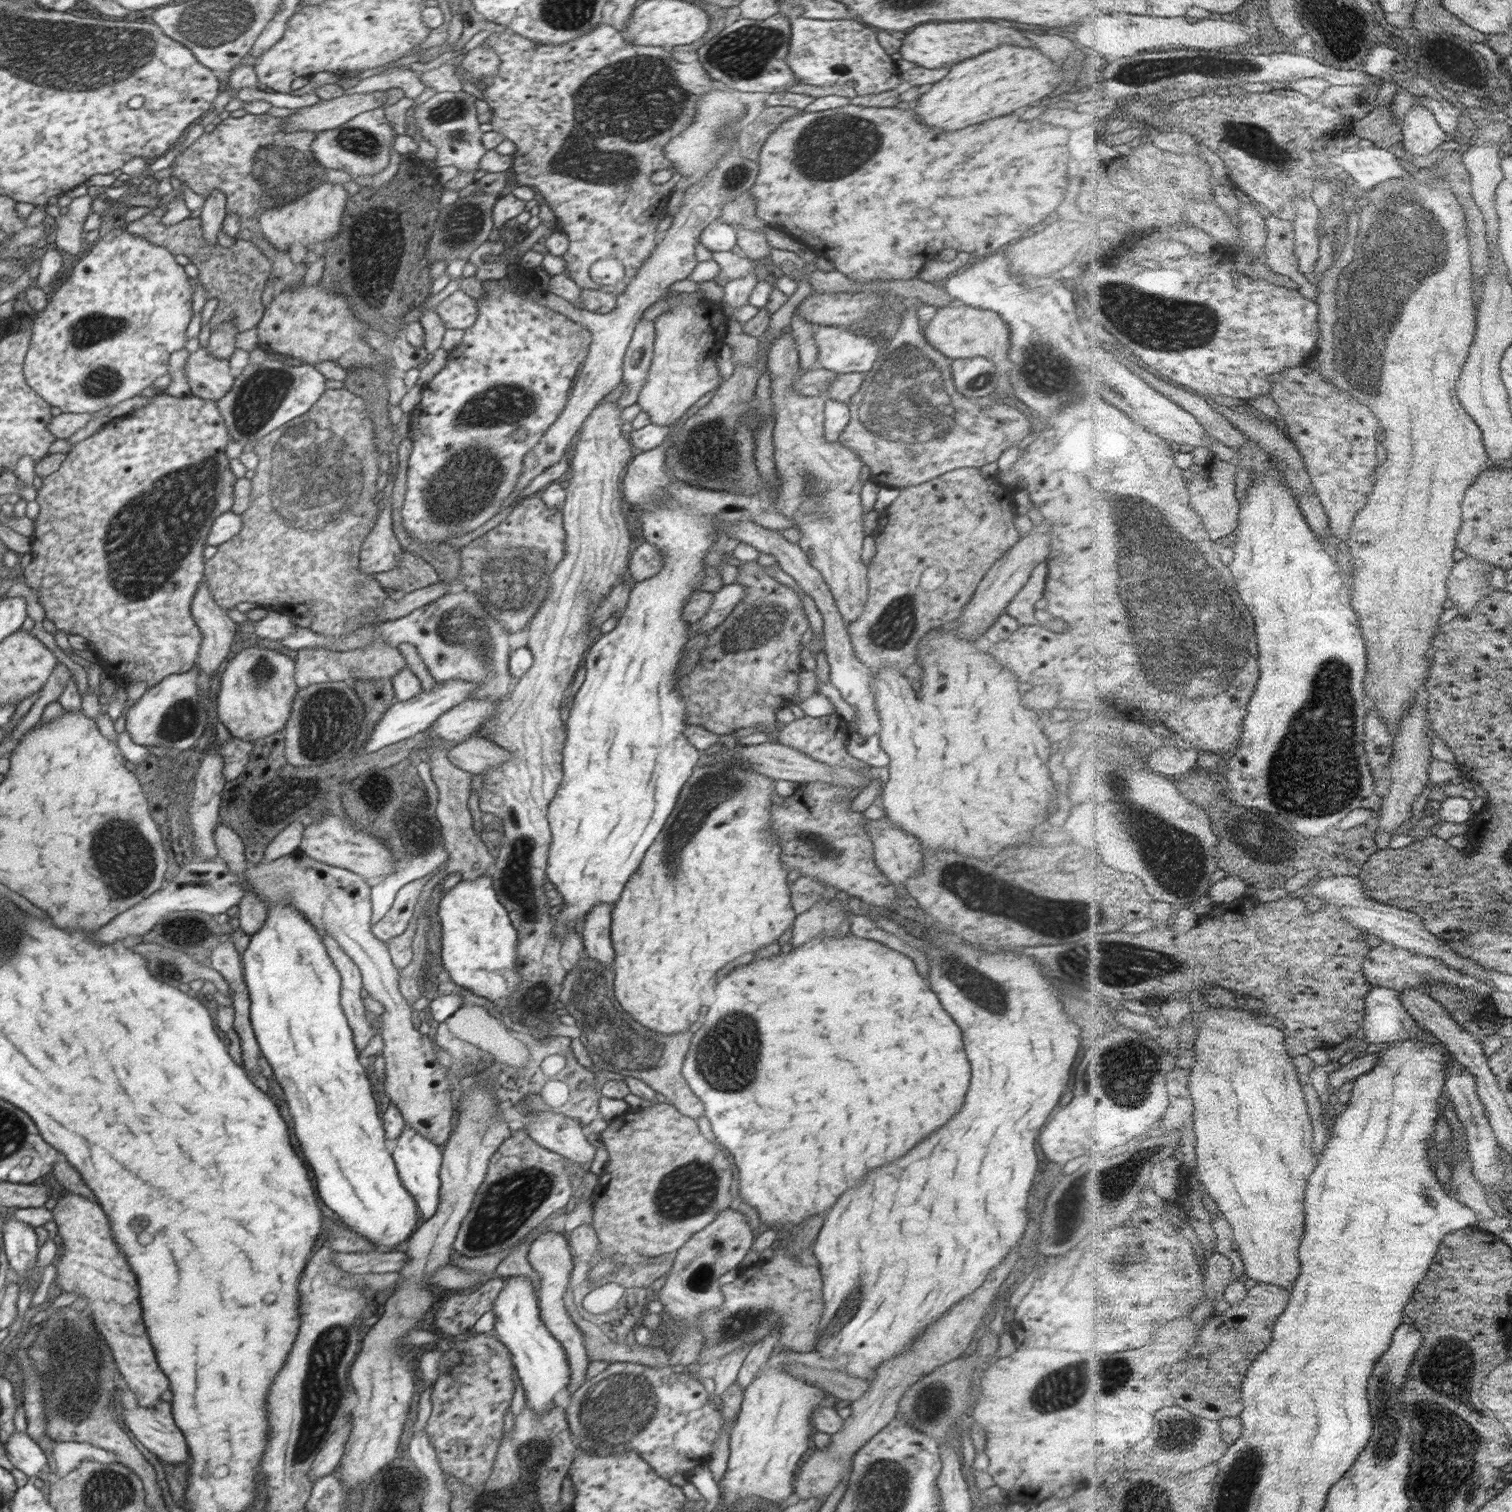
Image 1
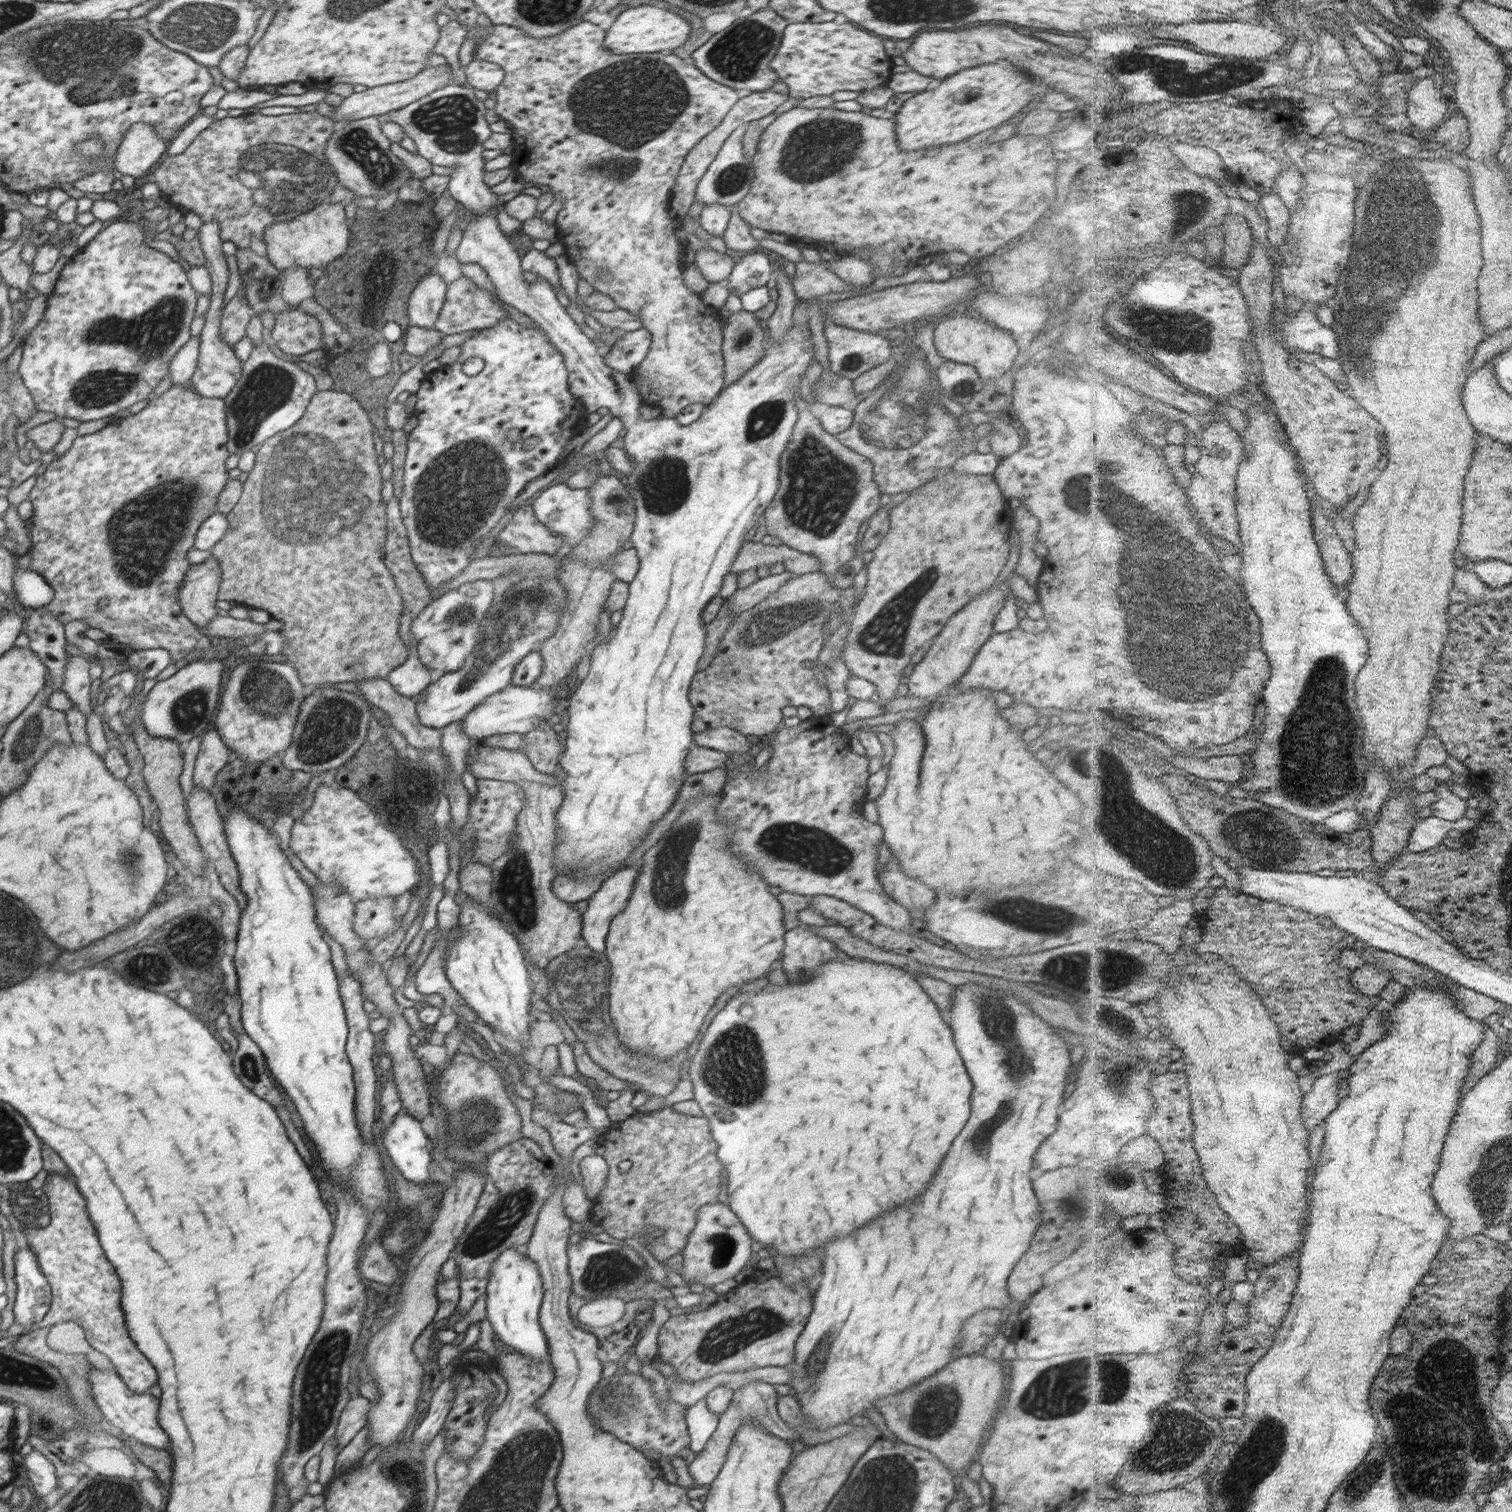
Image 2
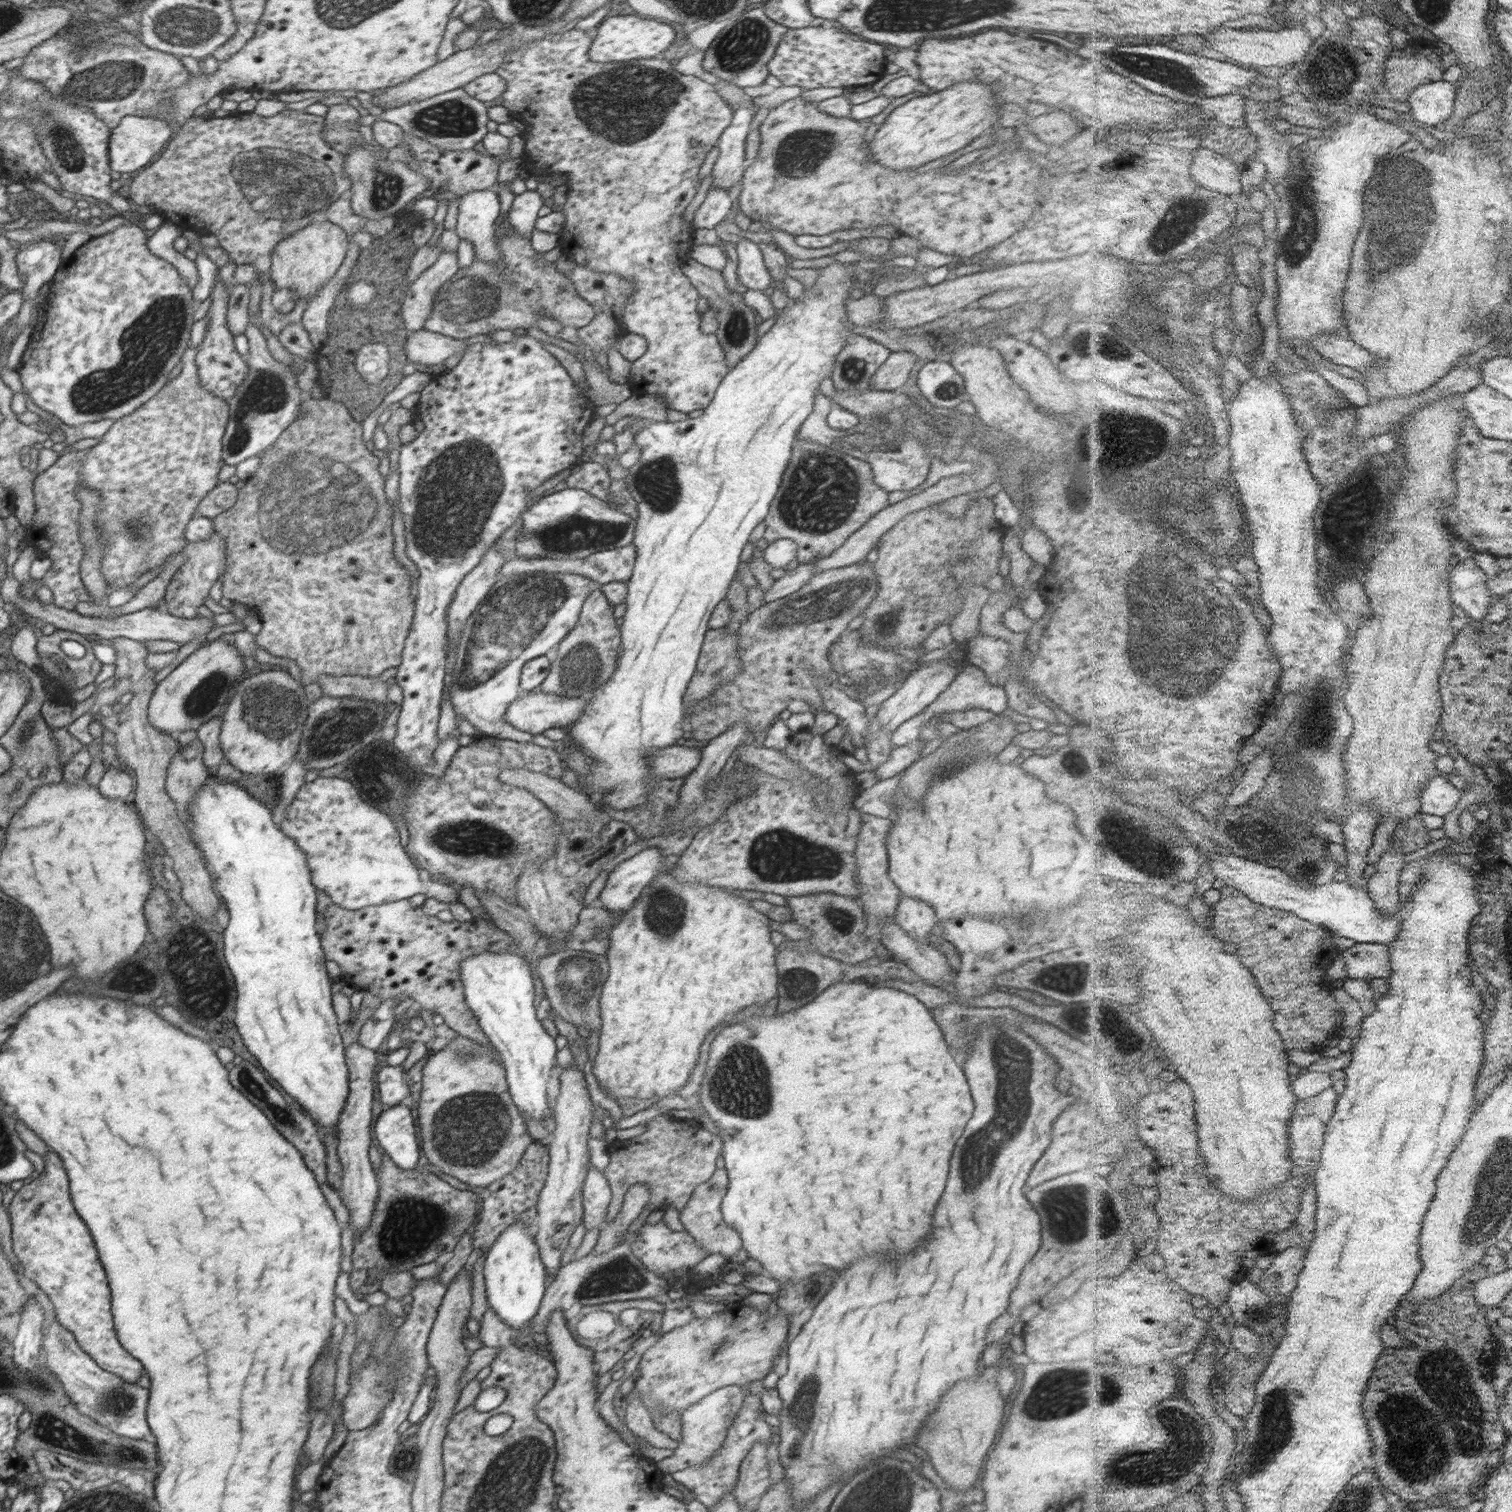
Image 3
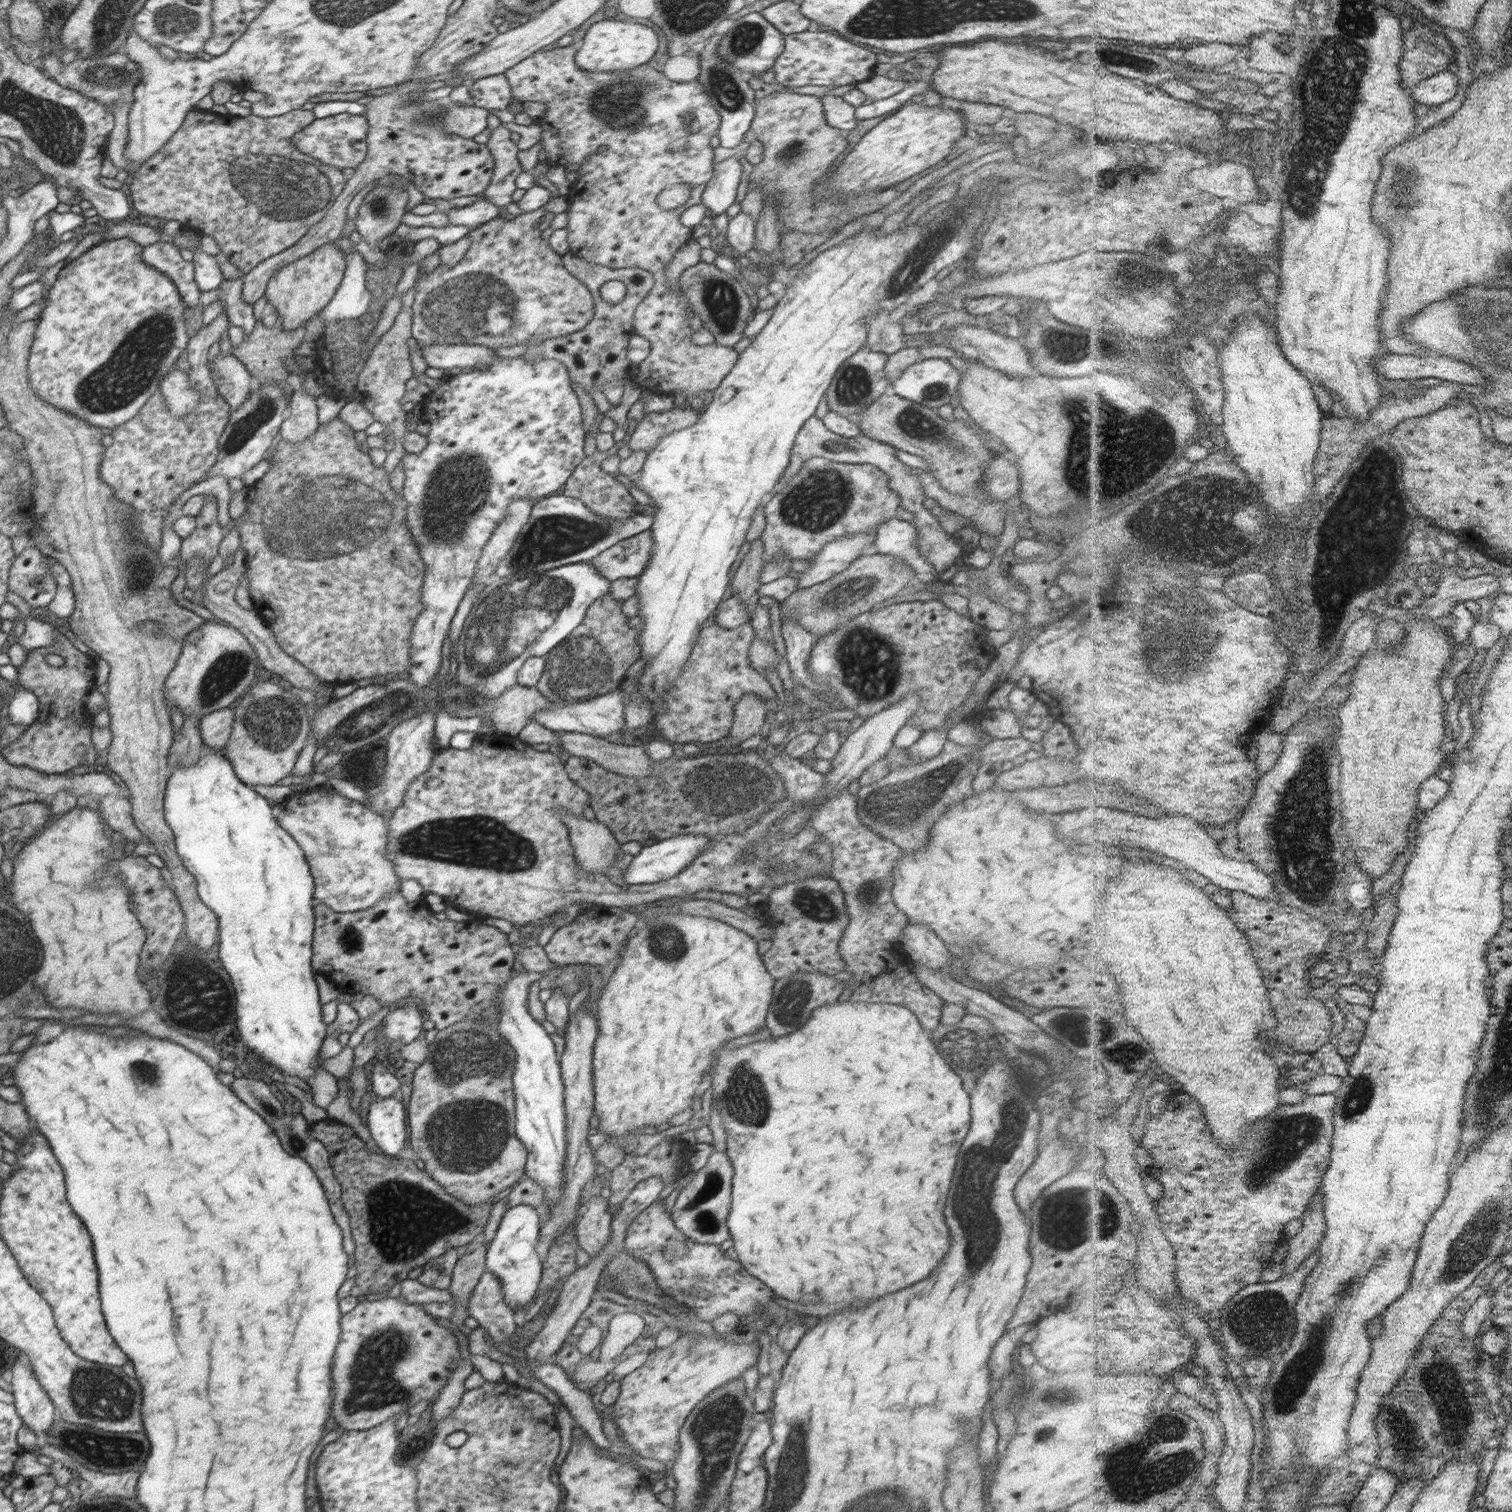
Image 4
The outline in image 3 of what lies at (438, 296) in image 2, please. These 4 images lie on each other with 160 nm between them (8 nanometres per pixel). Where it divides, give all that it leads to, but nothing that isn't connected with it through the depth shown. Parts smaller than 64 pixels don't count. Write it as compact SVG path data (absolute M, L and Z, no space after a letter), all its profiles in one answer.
M442 251L438 260L412 283L401 306L408 333L412 334L423 328L425 320L432 312L433 300L439 288L458 271L457 252Z

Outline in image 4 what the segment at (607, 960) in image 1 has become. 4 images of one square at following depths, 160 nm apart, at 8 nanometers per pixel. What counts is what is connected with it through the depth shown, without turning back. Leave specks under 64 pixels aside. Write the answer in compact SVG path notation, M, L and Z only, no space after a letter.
M683 833L664 838L652 846L645 846L640 853L634 856L628 869L624 871L623 878L626 879L628 884L650 884L672 879L672 877L684 871L687 865L695 859L695 856L705 850L711 839L711 837L700 833Z

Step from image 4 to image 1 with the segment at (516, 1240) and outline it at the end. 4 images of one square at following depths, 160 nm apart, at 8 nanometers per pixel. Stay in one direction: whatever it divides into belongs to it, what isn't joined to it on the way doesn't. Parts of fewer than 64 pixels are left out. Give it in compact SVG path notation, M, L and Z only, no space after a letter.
M511 1276L504 1281L492 1307L495 1334L510 1351L513 1364L525 1390L526 1406L533 1413L543 1415L558 1403L563 1403L569 1383L567 1356L539 1315L539 1299L534 1284L526 1277Z

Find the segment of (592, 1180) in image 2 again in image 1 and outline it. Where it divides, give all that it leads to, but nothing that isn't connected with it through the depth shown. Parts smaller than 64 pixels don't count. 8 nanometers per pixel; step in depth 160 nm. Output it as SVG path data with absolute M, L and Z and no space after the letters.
M556 1113L530 1114L527 1134L543 1148L569 1158L587 1168L594 1160L596 1147L584 1140L582 1126L575 1120Z

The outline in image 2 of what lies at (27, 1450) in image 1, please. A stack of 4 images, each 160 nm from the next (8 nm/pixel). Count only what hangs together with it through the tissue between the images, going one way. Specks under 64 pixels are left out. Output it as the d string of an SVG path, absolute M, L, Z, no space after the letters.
M33 1449L31 1453L22 1458L22 1464L26 1466L32 1492L43 1502L43 1498L46 1498L58 1485L53 1463L42 1453Z

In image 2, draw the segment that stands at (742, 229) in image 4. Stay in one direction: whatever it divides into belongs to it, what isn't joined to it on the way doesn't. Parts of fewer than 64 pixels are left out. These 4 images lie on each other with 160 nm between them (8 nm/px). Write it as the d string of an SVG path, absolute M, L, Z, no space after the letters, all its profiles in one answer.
M760 251L736 256L736 264L727 278L730 292L738 296L764 286L773 277L767 253Z

